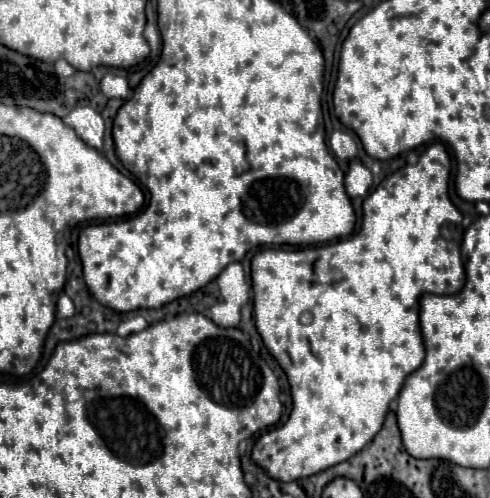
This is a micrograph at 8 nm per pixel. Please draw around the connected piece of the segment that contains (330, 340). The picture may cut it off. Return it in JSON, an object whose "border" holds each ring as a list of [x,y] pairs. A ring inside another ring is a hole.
{"border":[[[434,142],[418,158],[416,164],[400,168],[398,172],[394,172],[392,176],[382,180],[380,186],[364,198],[364,204],[362,204],[364,216],[362,216],[362,226],[360,226],[358,234],[332,242],[332,244],[326,244],[326,246],[316,246],[316,248],[310,246],[310,250],[308,248],[296,248],[296,250],[268,248],[268,250],[260,250],[254,254],[254,258],[252,258],[252,292],[254,292],[254,300],[256,300],[254,322],[258,328],[258,334],[262,336],[266,350],[276,358],[276,362],[286,372],[288,382],[290,382],[290,394],[292,394],[292,412],[290,412],[288,420],[284,422],[284,426],[264,432],[252,448],[252,462],[258,468],[262,468],[270,478],[280,480],[280,482],[308,478],[308,476],[318,474],[334,464],[340,464],[340,462],[352,458],[356,452],[360,452],[382,428],[388,406],[398,396],[406,376],[422,364],[424,344],[422,344],[422,336],[420,328],[418,328],[418,298],[424,292],[456,294],[464,286],[464,264],[462,264],[462,254],[460,254],[460,244],[462,244],[462,236],[464,236],[462,214],[454,208],[454,204],[448,198],[448,174],[450,174],[448,152],[440,142]],[[284,356],[290,358],[292,366],[284,366]]]}

